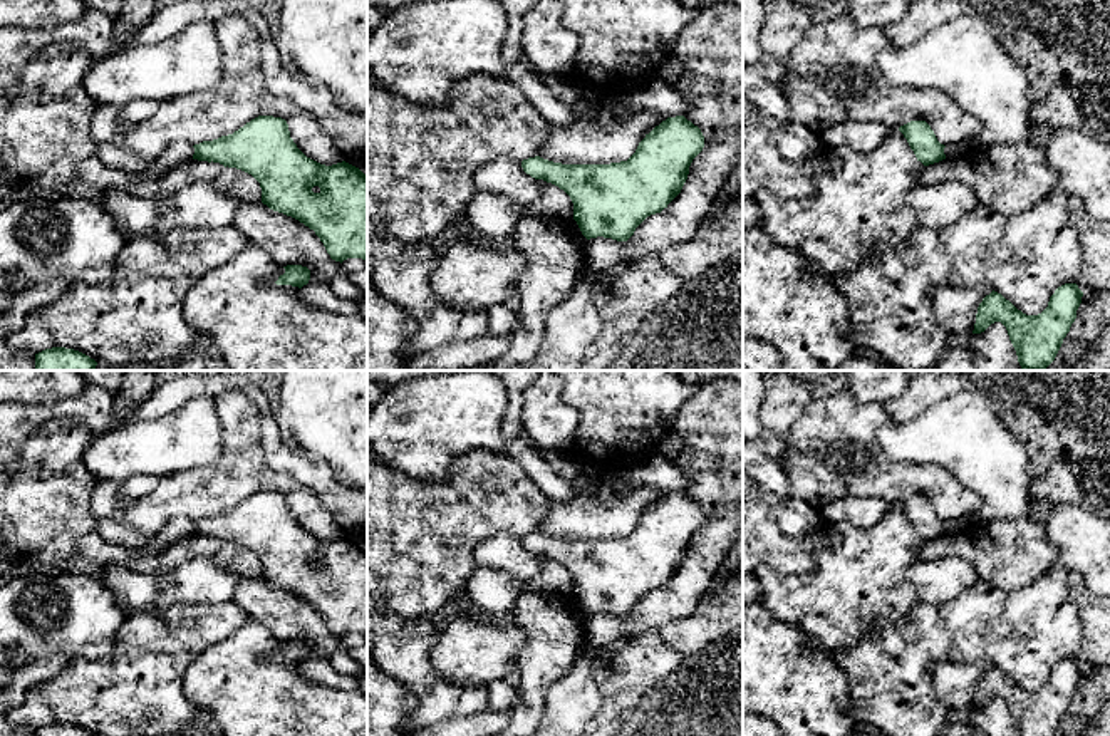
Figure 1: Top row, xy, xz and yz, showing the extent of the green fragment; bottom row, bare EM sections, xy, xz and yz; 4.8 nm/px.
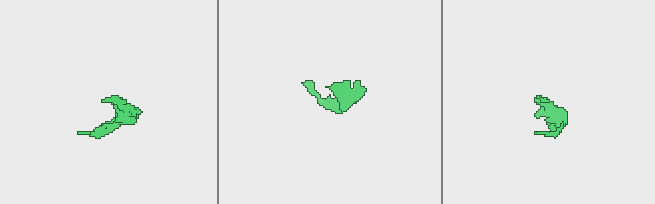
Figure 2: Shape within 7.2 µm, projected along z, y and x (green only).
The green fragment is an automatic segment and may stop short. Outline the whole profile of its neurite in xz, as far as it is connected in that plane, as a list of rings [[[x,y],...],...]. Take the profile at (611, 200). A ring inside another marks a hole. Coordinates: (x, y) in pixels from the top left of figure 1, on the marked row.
[[[684,116],[667,117],[639,143],[635,153],[610,164],[562,164],[540,156],[521,161],[535,179],[563,189],[573,203],[582,235],[627,241],[651,215],[681,193],[704,136]]]

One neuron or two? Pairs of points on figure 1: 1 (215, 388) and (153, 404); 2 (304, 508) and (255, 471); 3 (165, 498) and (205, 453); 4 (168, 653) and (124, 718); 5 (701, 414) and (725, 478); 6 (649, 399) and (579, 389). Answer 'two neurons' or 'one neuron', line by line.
1: one neuron
2: one neuron
3: two neurons
4: one neuron
5: one neuron
6: one neuron

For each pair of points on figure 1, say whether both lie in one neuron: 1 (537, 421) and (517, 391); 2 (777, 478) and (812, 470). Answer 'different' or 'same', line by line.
1: different
2: different

